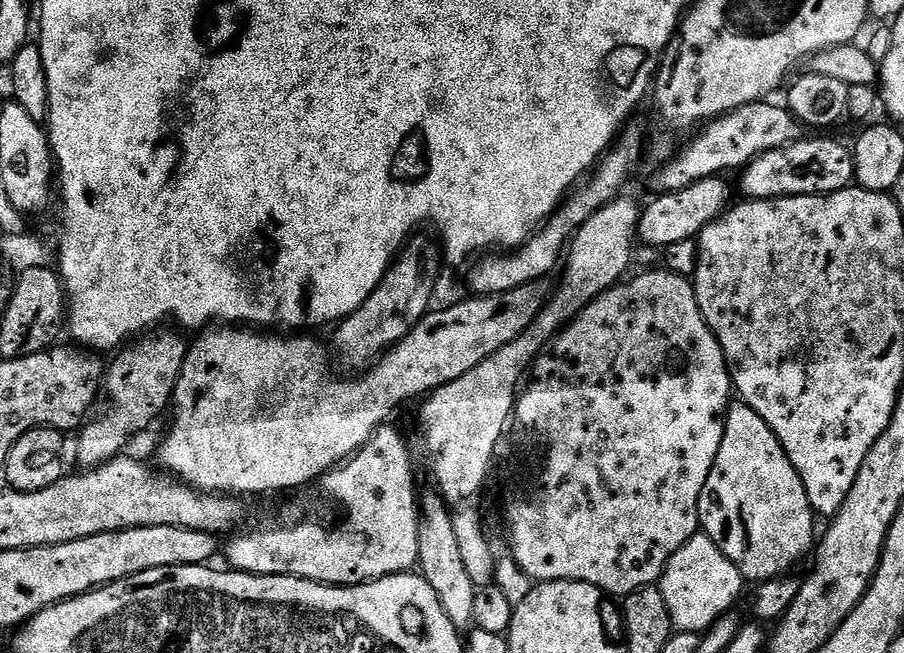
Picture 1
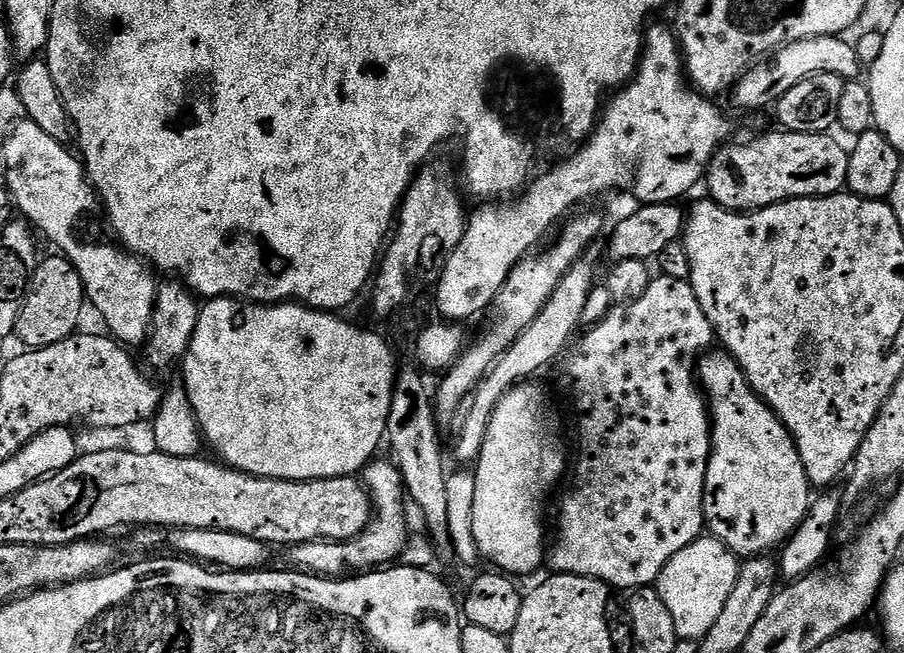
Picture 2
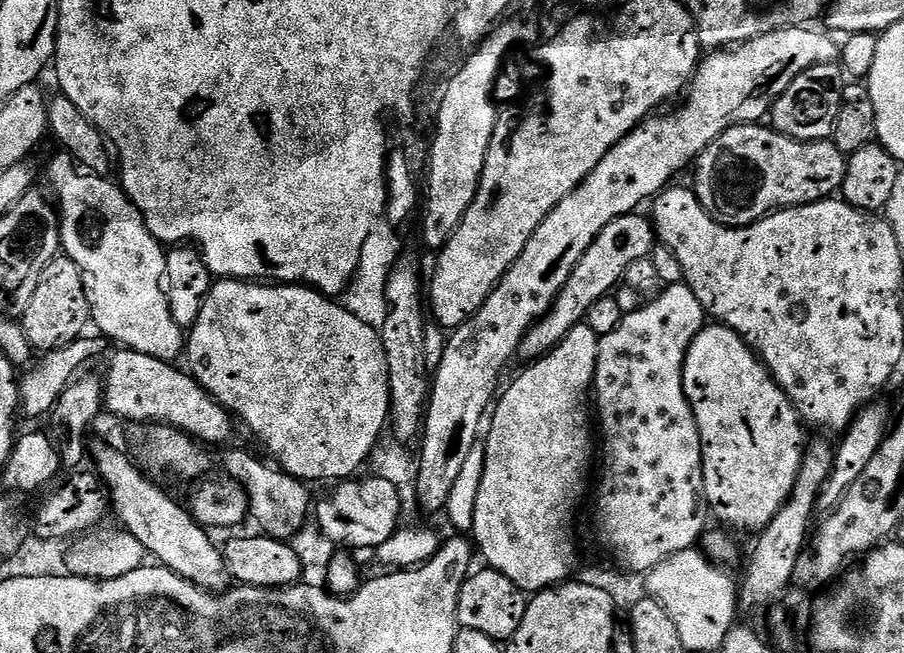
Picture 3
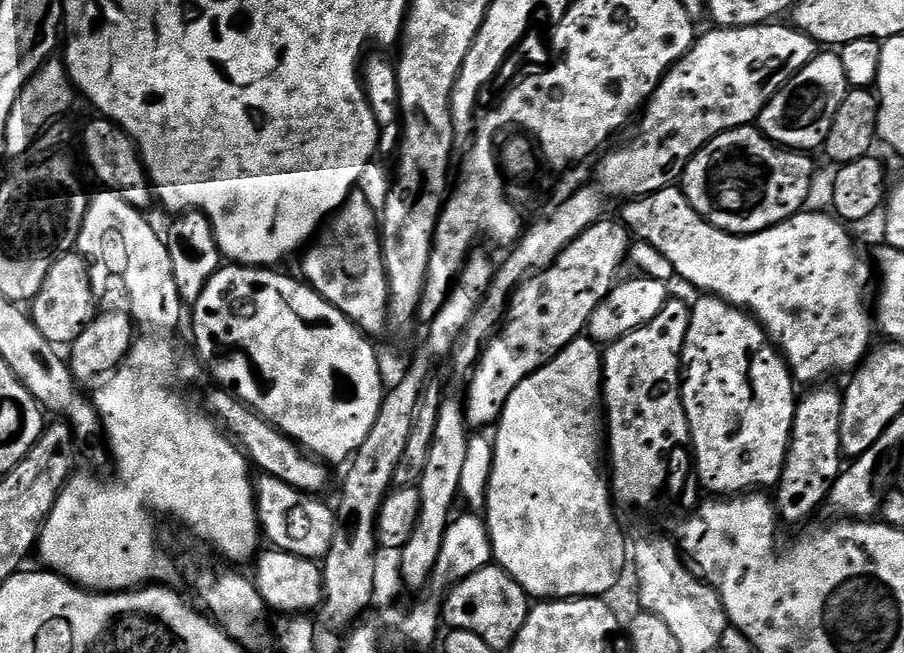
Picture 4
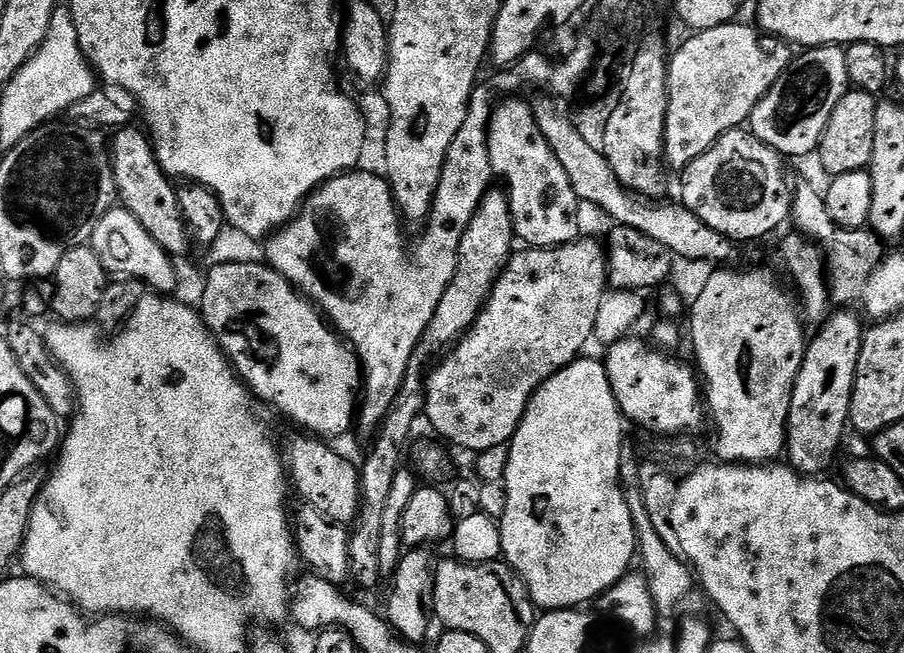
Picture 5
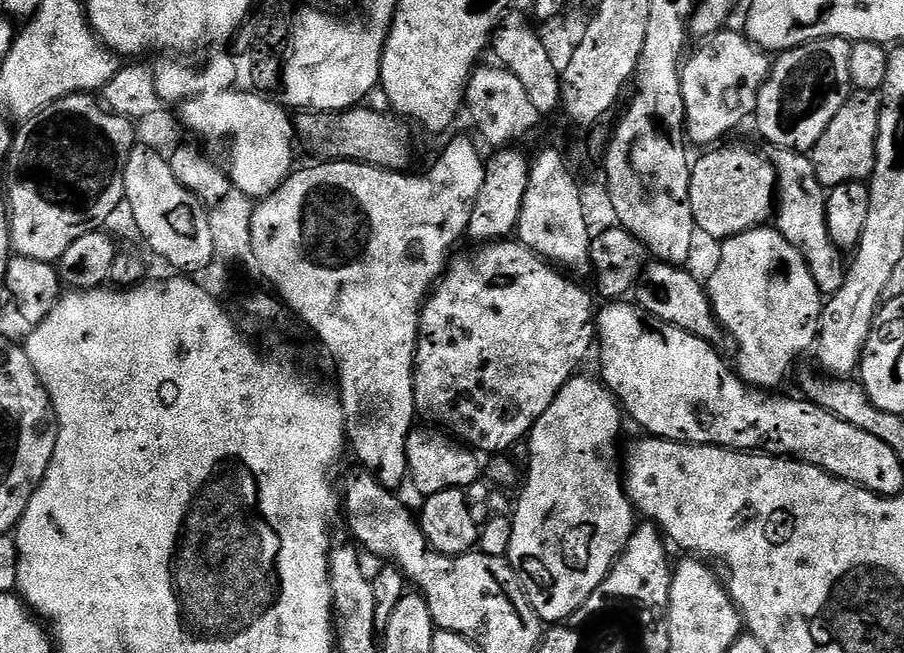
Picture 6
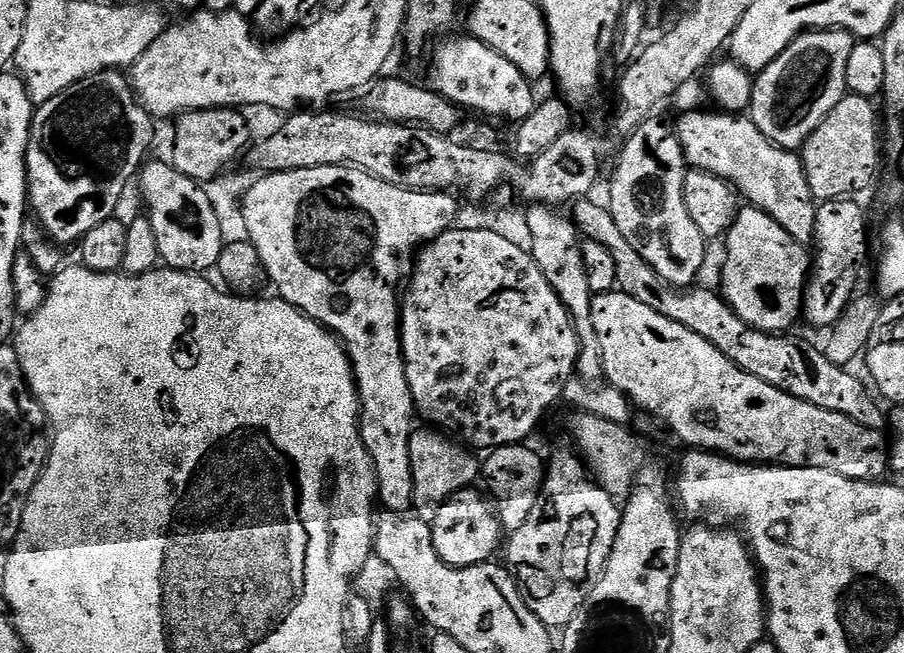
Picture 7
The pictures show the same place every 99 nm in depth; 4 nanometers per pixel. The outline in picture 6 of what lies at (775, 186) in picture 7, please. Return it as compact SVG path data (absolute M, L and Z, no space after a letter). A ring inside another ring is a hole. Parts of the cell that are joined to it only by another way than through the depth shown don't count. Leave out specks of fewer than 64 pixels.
M776 148L770 156L773 171L776 172L776 198L774 201L774 227L776 231L802 254L808 263L814 282L818 282L821 294L836 292L844 281L846 260L843 260L841 249L836 247L828 234L824 217L826 189L818 182L812 165L811 155L795 152L793 148Z

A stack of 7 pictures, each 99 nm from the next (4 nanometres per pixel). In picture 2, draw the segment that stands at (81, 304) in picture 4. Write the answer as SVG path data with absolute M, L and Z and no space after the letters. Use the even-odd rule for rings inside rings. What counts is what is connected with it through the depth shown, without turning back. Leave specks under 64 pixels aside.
M51 254L39 261L28 282L28 291L24 293L24 305L18 314L18 326L15 339L24 343L25 349L54 346L54 342L62 342L77 331L80 324L80 311L86 308L84 283L74 270L69 260L59 254Z

